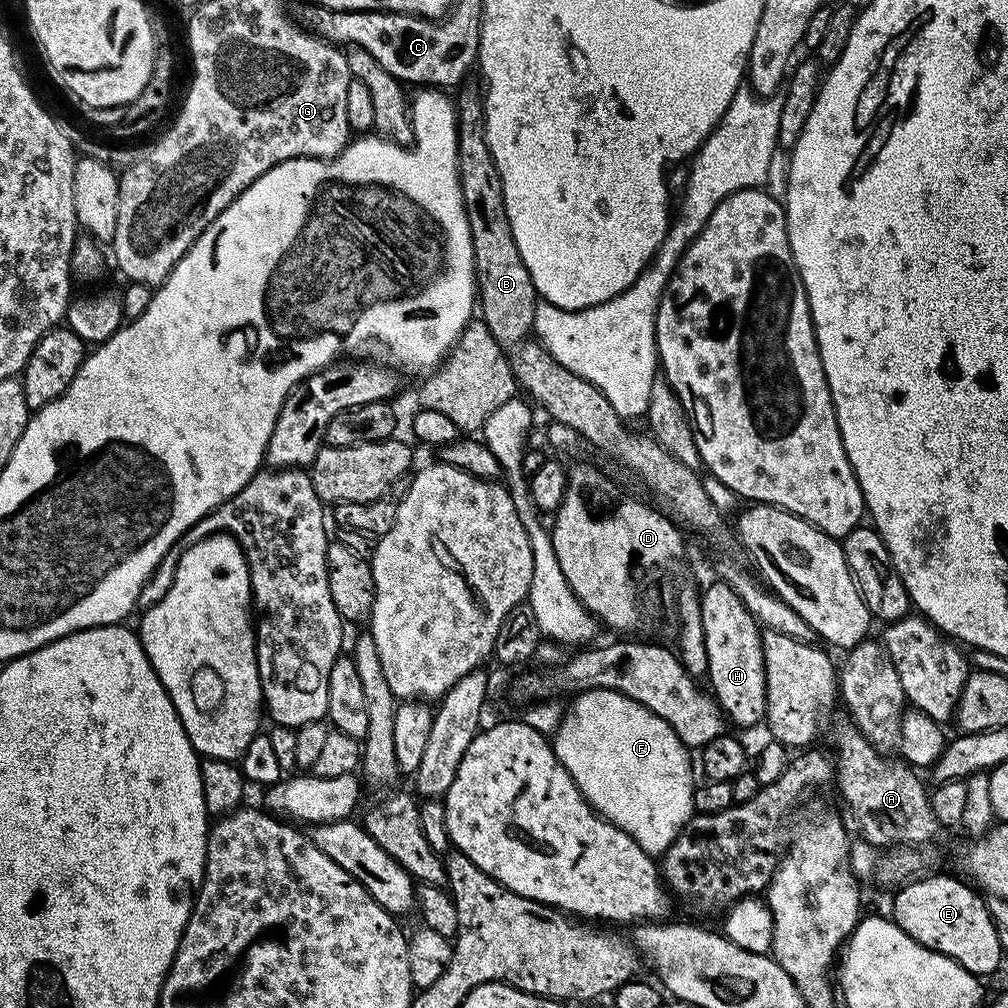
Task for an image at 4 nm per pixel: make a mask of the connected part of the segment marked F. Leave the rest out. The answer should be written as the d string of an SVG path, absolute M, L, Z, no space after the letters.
M591 688L588 692L579 693L573 700L576 701L561 715L560 724L550 740L558 762L562 762L570 778L574 778L578 790L596 815L630 834L630 838L634 838L634 842L638 842L638 846L642 846L649 856L663 857L694 815L694 760L688 757L691 756L689 749L684 747L678 734L674 734L674 730L670 730L670 726L658 718L658 714L646 710L646 706L634 702L634 698L626 694Z

